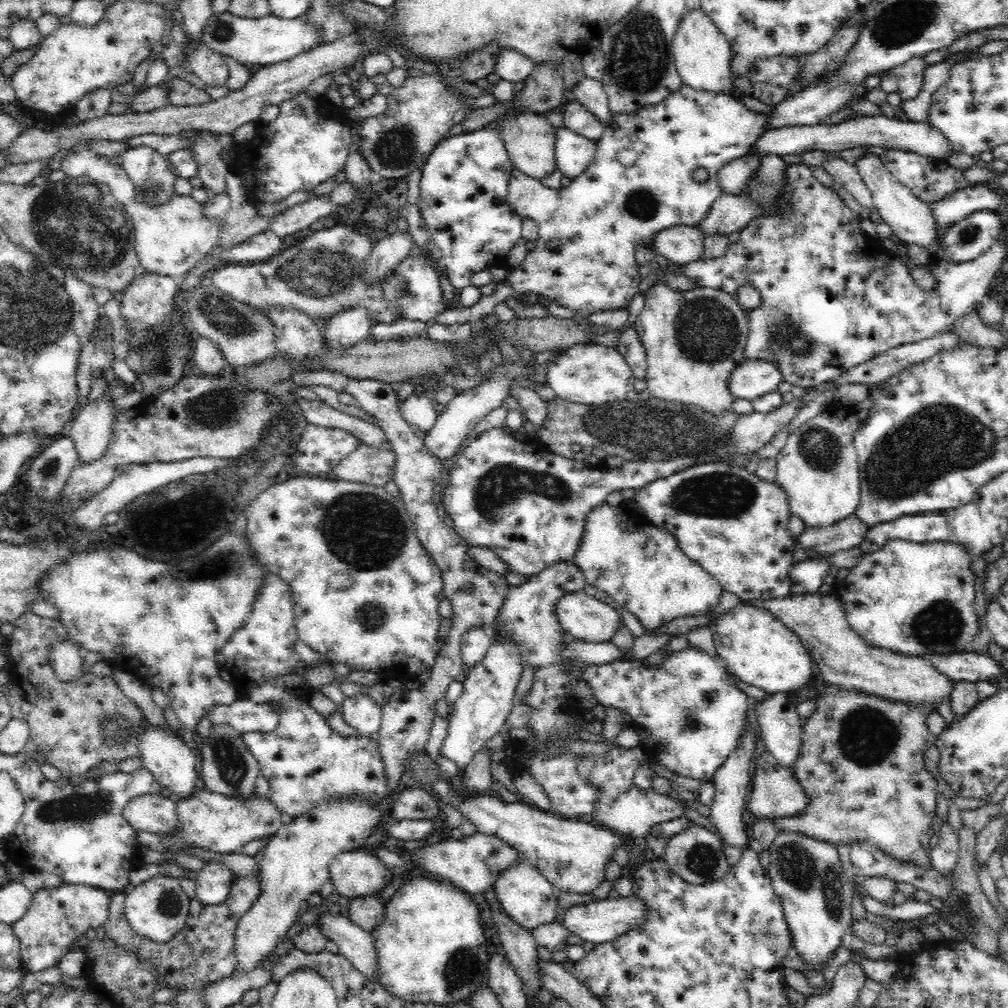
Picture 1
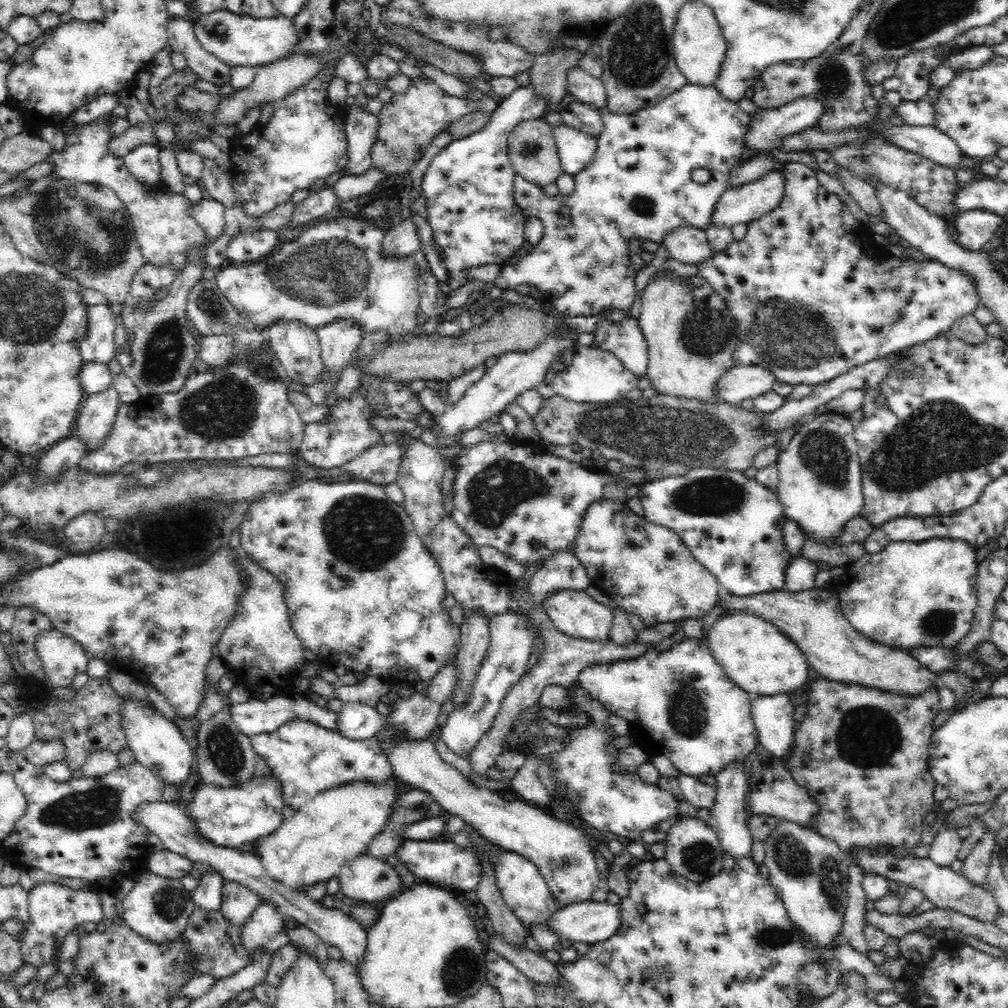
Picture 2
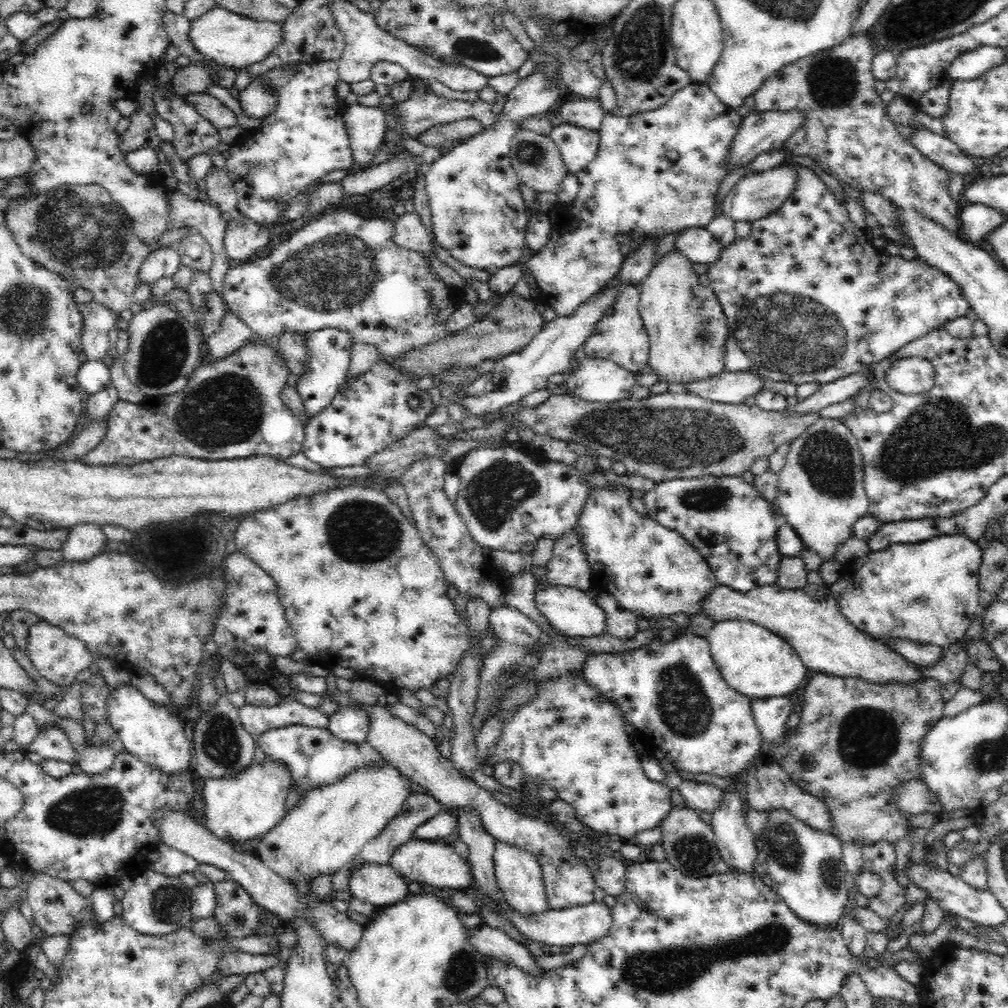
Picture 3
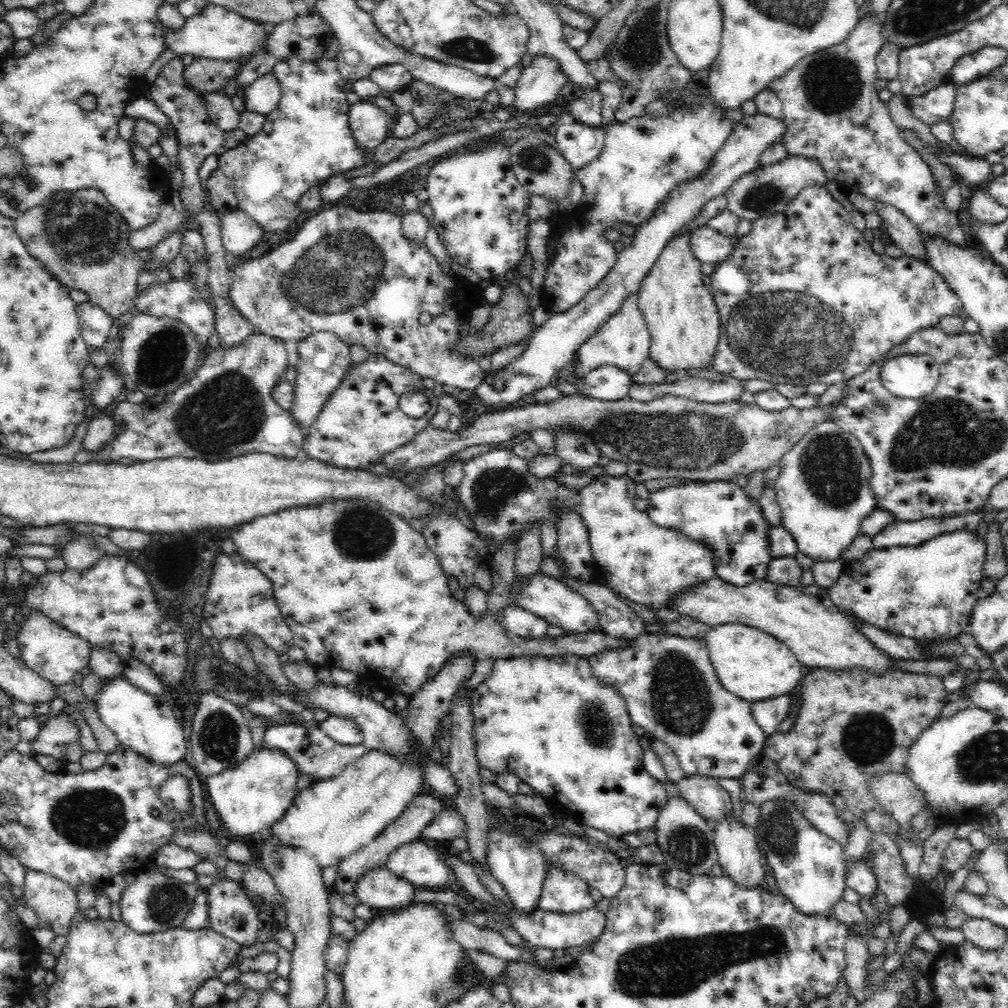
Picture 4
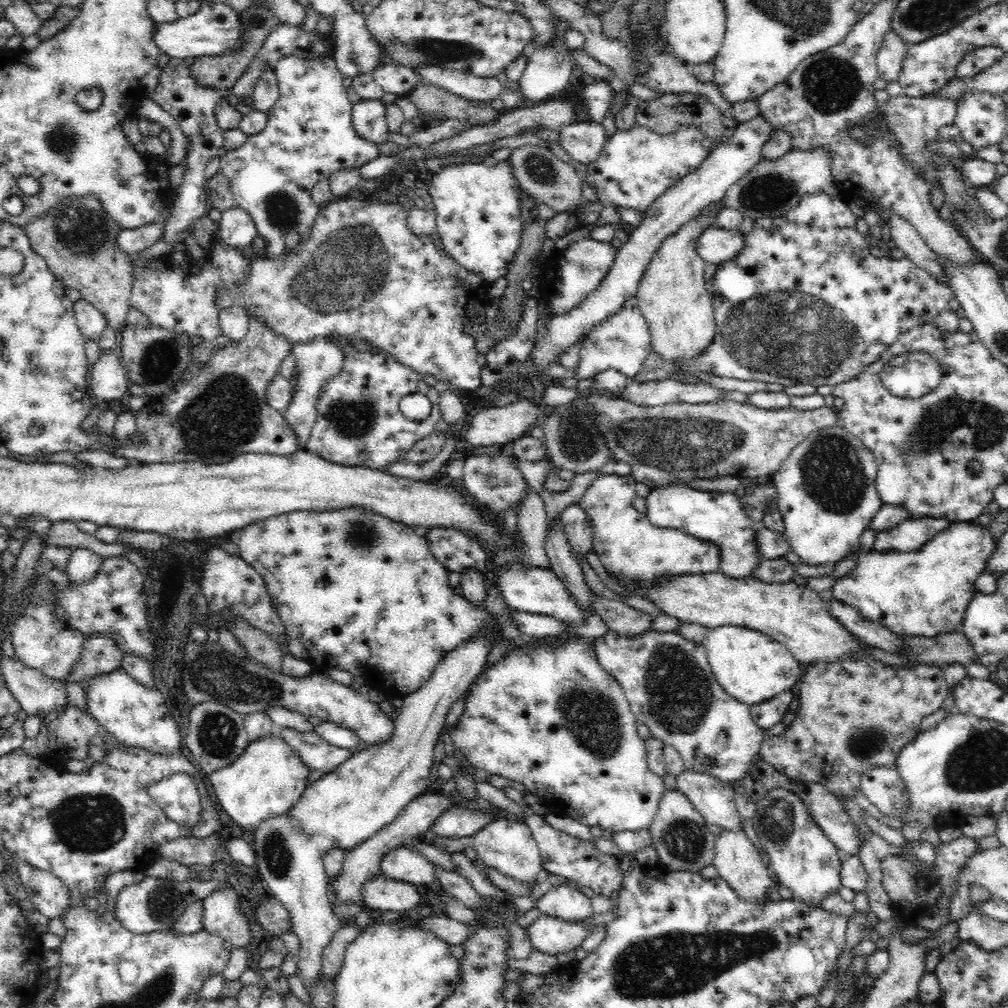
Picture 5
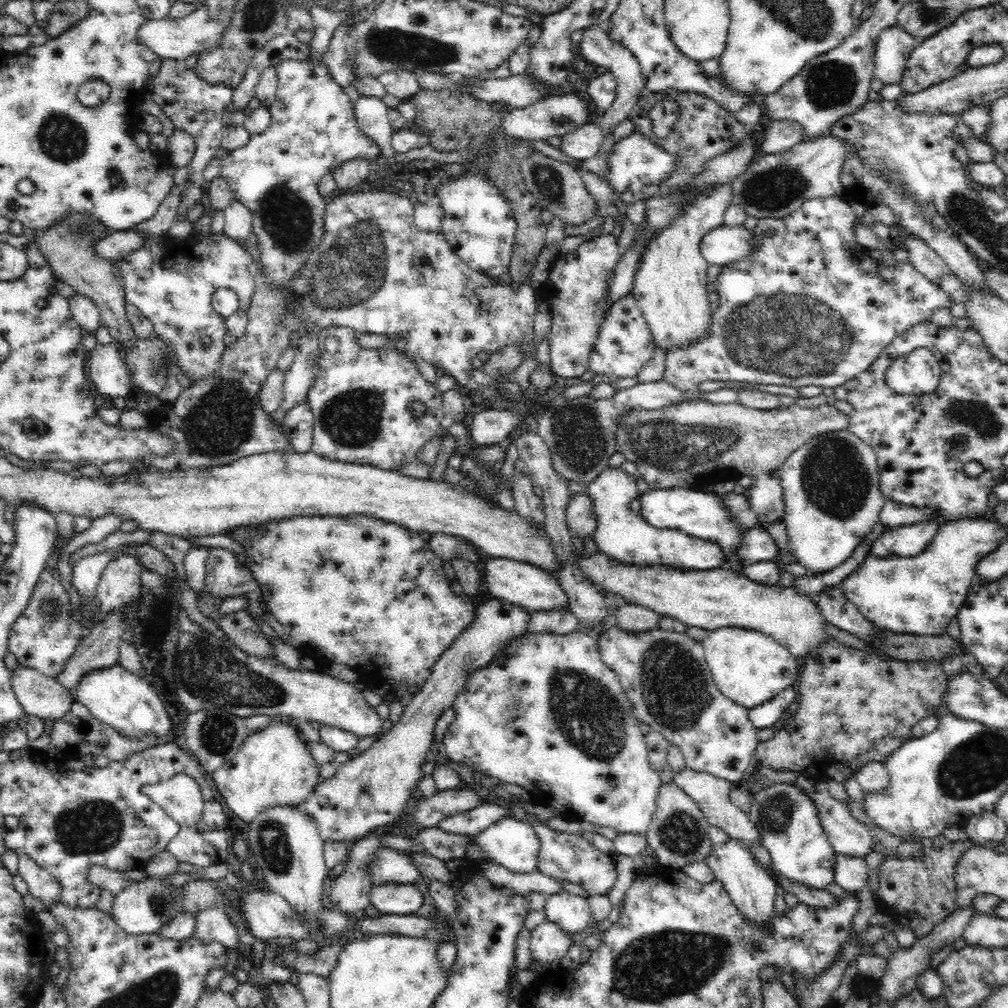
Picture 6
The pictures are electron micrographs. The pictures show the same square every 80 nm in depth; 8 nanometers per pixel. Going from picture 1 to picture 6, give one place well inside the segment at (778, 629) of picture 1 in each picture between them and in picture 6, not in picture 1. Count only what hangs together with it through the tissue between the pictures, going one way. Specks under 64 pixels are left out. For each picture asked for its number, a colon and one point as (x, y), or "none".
2: (754, 655)
3: (759, 664)
4: (749, 663)
5: (748, 665)
6: (748, 667)

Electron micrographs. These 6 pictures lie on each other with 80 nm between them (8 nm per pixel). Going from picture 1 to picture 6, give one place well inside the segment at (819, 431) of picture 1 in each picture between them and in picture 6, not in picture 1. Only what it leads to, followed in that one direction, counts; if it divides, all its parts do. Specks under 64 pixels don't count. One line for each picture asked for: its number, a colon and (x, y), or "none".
2: (820, 486)
3: (821, 494)
4: (823, 489)
5: (826, 488)
6: (831, 484)

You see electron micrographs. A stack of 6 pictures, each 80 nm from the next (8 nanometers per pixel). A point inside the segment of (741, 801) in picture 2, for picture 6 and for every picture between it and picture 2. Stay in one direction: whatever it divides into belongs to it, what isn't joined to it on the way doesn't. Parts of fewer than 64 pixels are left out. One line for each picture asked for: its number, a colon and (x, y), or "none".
3: (736, 843)
4: (738, 855)
5: (736, 860)
6: (753, 891)

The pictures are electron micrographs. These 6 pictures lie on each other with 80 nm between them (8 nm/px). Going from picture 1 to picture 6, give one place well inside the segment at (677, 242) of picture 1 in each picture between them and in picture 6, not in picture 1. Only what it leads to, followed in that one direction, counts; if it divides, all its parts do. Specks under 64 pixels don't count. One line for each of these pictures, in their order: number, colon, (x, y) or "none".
2: (689, 245)
3: (698, 244)
4: (708, 246)
5: (716, 245)
6: (724, 245)

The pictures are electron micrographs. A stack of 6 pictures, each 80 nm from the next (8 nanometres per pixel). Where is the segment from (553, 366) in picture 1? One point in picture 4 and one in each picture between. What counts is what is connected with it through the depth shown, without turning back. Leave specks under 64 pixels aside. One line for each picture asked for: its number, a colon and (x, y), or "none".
2: (595, 376)
3: (597, 380)
4: (608, 382)

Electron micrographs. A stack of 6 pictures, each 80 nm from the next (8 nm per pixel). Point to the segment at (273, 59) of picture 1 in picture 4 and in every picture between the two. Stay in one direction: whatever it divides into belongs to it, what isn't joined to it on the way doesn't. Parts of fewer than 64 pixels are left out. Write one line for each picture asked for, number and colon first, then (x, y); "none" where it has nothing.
2: (236, 40)
3: (227, 38)
4: (217, 33)

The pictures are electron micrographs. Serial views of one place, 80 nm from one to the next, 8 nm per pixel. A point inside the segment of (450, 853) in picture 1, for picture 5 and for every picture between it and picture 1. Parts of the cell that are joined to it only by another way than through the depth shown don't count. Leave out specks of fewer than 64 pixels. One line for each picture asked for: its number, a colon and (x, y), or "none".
2: (443, 863)
3: (434, 865)
4: (419, 864)
5: (404, 864)

